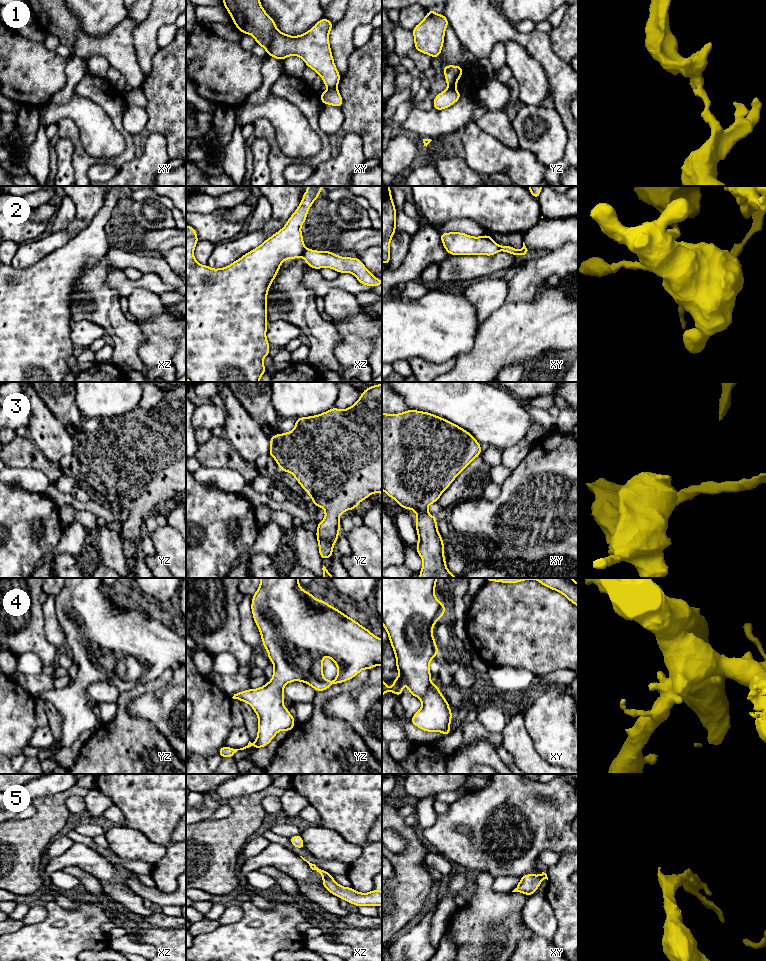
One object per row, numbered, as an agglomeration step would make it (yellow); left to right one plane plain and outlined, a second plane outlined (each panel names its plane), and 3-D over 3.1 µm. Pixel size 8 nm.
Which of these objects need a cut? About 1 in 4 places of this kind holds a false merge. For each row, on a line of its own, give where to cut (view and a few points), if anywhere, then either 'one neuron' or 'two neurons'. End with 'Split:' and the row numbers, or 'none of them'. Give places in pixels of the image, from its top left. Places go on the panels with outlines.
1: cut in xy along (336, 86), (329, 88); two neurons
2: cut in xz along (306, 249), (301, 255); two neurons
3: no cut; one neuron
4: no cut; one neuron
5: no cut; one neuron
Split: 1, 2

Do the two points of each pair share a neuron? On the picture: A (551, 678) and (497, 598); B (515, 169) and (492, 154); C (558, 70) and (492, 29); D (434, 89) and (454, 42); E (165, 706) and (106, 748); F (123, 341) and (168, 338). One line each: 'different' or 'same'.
A: different
B: same
C: same
D: same
E: different
F: different

